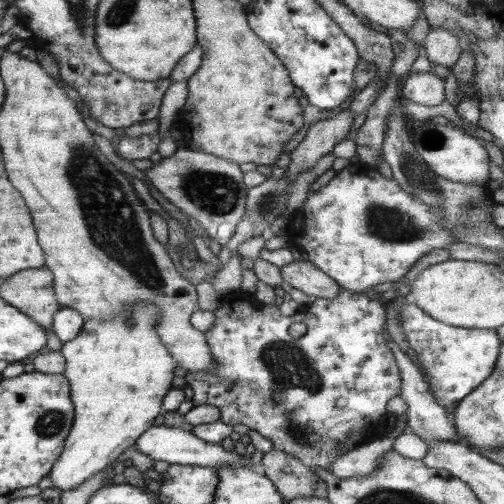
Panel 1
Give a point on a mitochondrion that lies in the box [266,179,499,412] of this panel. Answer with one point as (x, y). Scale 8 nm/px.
(388, 224)

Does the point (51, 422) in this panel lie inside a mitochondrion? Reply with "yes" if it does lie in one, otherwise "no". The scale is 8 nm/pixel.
yes

